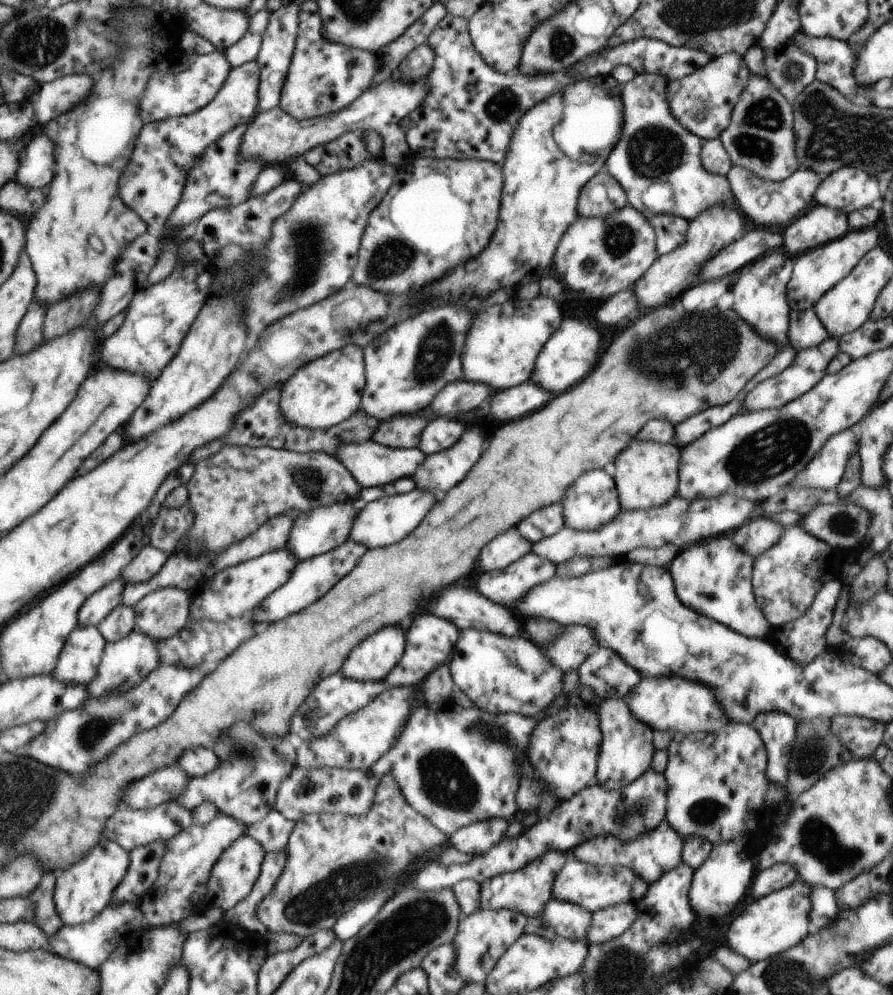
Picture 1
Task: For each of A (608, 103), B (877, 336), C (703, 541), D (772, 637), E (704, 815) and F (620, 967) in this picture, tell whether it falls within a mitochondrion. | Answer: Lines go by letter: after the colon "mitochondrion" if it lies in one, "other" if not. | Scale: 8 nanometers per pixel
A: other
B: other
C: other
D: other
E: mitochondrion
F: mitochondrion

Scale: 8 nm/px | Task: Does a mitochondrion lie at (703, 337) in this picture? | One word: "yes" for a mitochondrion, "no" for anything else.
yes

